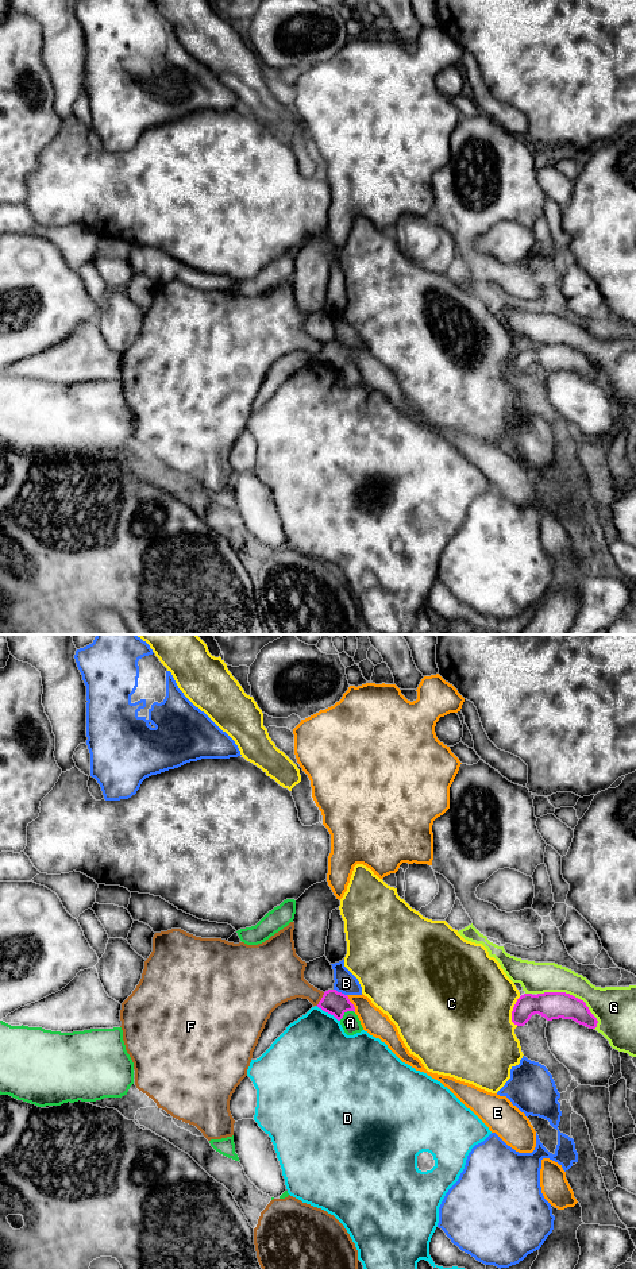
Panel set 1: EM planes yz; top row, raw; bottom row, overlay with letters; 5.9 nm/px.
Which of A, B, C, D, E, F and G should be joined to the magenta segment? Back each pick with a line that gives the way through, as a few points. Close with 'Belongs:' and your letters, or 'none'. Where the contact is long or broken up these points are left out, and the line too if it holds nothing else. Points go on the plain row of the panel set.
Belongs: none

